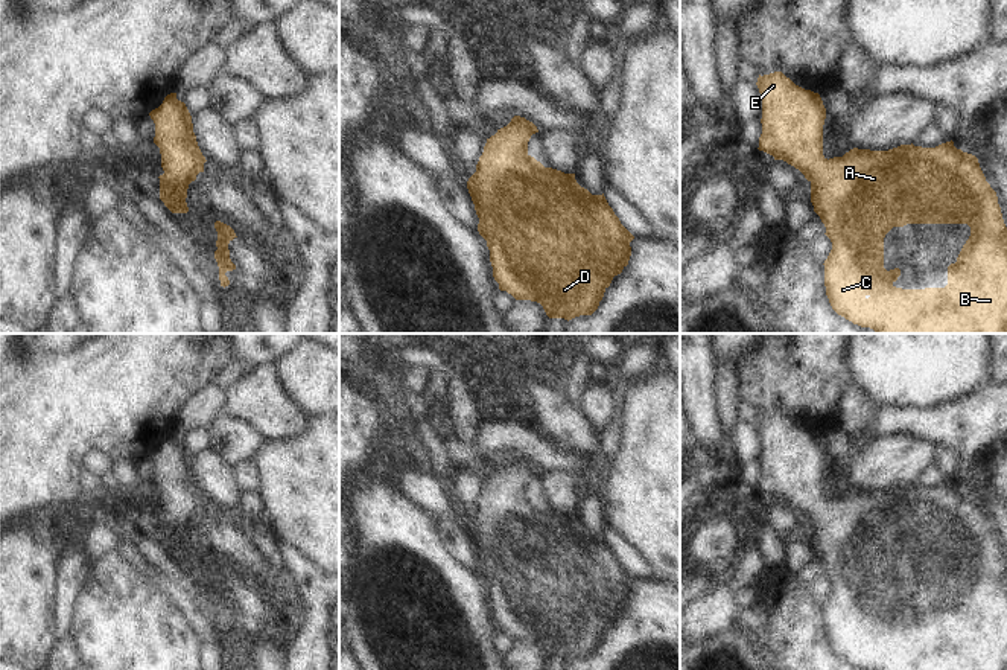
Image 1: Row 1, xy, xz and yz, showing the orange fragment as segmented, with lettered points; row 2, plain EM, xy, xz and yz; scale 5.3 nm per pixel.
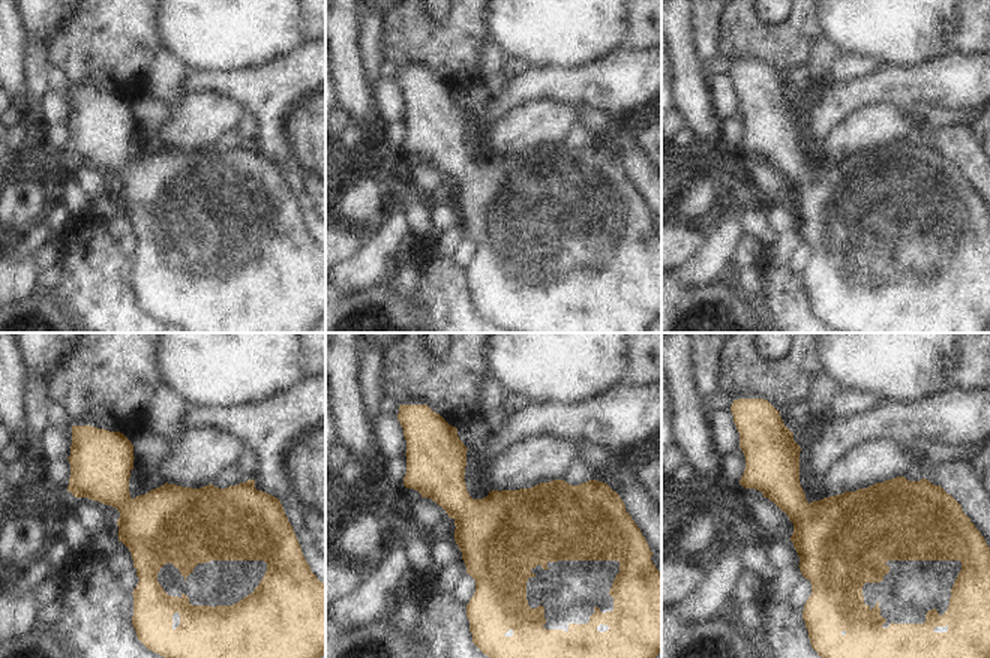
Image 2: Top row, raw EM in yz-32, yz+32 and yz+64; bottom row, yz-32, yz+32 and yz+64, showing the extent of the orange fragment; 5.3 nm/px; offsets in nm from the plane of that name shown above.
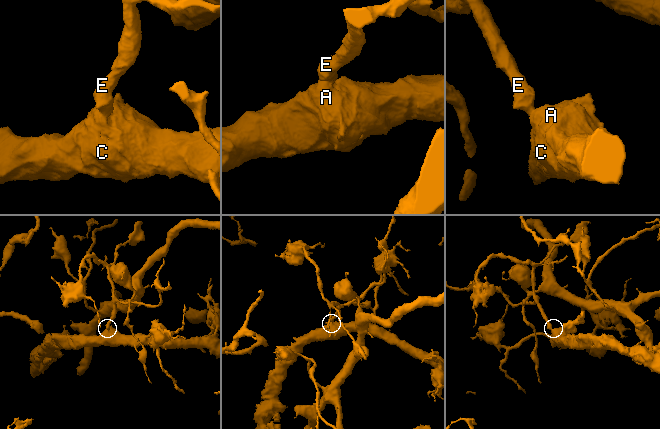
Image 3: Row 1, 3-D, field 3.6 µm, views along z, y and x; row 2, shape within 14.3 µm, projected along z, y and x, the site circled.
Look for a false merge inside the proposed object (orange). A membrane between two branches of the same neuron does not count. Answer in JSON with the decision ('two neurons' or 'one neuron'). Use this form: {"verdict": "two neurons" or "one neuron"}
{"verdict": "one neuron"}

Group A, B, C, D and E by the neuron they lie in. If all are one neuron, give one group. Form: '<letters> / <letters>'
A B C D E

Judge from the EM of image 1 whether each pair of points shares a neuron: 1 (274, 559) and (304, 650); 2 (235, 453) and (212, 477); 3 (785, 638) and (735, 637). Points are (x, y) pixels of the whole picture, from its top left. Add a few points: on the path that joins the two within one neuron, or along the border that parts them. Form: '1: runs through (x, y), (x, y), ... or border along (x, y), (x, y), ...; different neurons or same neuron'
1: border along (306, 611), (298, 623); different neurons
2: border along (212, 448), (235, 468); different neurons
3: border along (750, 641), (759, 650); different neurons

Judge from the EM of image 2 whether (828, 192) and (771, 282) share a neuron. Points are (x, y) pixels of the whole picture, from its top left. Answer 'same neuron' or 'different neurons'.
different neurons

